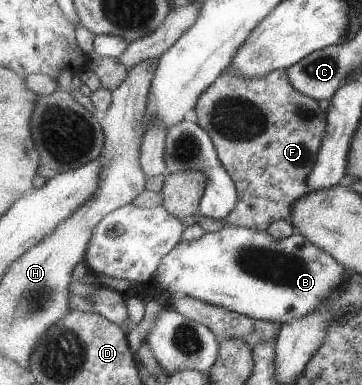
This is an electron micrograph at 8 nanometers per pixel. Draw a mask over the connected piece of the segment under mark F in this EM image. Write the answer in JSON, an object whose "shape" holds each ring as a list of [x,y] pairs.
{"shape":[[[286,69],[268,73],[266,77],[244,79],[228,73],[220,77],[198,99],[195,108],[198,123],[213,137],[219,157],[238,188],[238,205],[226,217],[226,224],[244,226],[258,231],[267,229],[278,220],[292,220],[294,203],[310,193],[308,177],[316,167],[318,150],[326,139],[329,113],[324,111],[318,100],[300,93],[288,77]]]}

